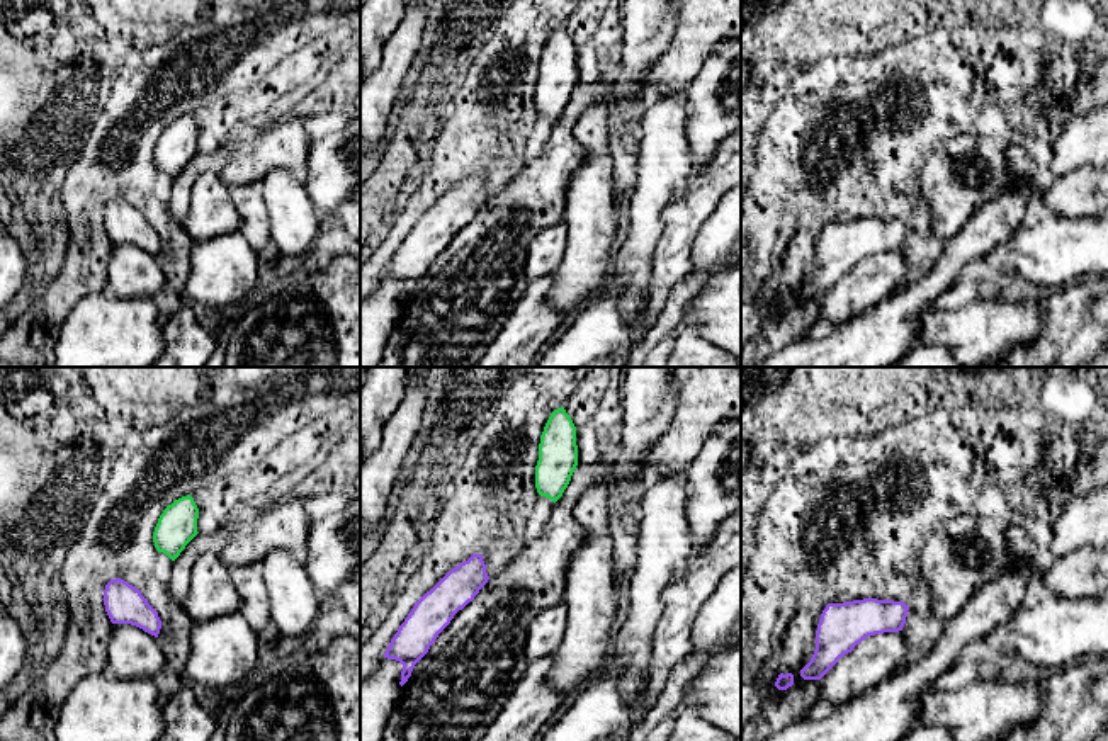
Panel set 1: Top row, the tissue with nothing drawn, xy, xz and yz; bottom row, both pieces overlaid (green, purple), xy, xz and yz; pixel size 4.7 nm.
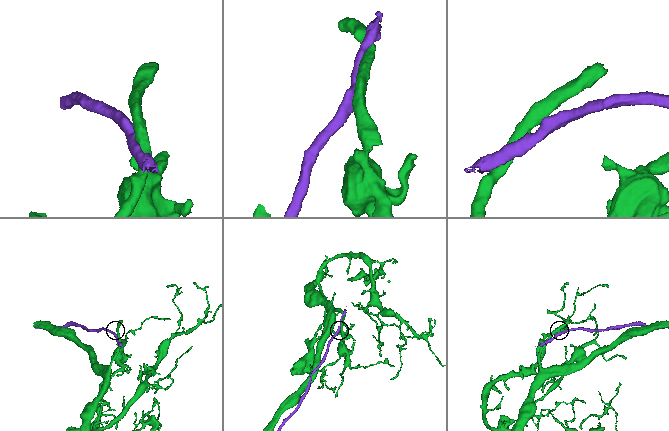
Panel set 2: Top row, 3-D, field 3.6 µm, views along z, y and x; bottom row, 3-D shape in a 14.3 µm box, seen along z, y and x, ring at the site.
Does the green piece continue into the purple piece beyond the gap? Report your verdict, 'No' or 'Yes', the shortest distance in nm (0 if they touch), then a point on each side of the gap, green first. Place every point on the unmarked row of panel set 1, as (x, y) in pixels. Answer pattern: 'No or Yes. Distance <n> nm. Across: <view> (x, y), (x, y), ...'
No. Distance 200 nm. Across: xy (158, 170), (135, 206)

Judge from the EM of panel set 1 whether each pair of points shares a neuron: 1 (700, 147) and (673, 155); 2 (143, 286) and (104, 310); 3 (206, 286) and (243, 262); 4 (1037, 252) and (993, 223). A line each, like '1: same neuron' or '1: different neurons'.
1: different neurons
2: different neurons
3: same neuron
4: different neurons

